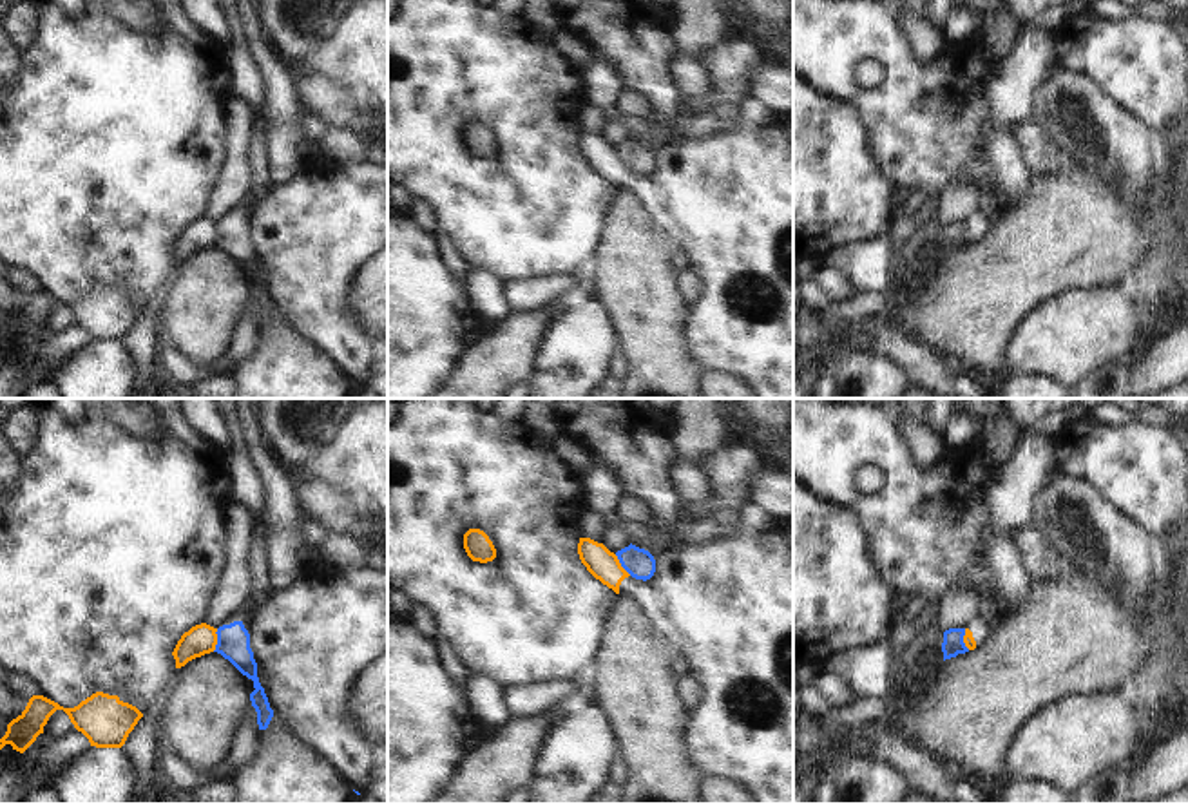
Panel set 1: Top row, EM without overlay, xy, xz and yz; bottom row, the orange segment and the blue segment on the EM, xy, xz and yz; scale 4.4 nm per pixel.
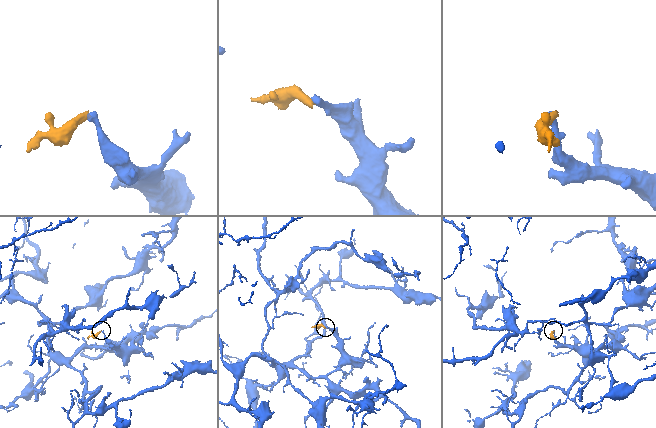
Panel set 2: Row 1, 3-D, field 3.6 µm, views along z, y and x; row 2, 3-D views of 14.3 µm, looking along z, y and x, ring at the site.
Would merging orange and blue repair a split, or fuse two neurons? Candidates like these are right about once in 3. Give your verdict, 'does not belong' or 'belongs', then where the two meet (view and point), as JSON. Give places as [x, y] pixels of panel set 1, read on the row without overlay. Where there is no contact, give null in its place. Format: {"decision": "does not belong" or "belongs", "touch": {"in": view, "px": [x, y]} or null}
{"decision": "does not belong", "touch": {"in": "xy", "px": [216, 234]}}

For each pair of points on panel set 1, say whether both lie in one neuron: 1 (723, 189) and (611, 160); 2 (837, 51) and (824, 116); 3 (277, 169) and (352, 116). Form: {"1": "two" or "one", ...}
{"1": "one", "2": "two", "3": "two"}

